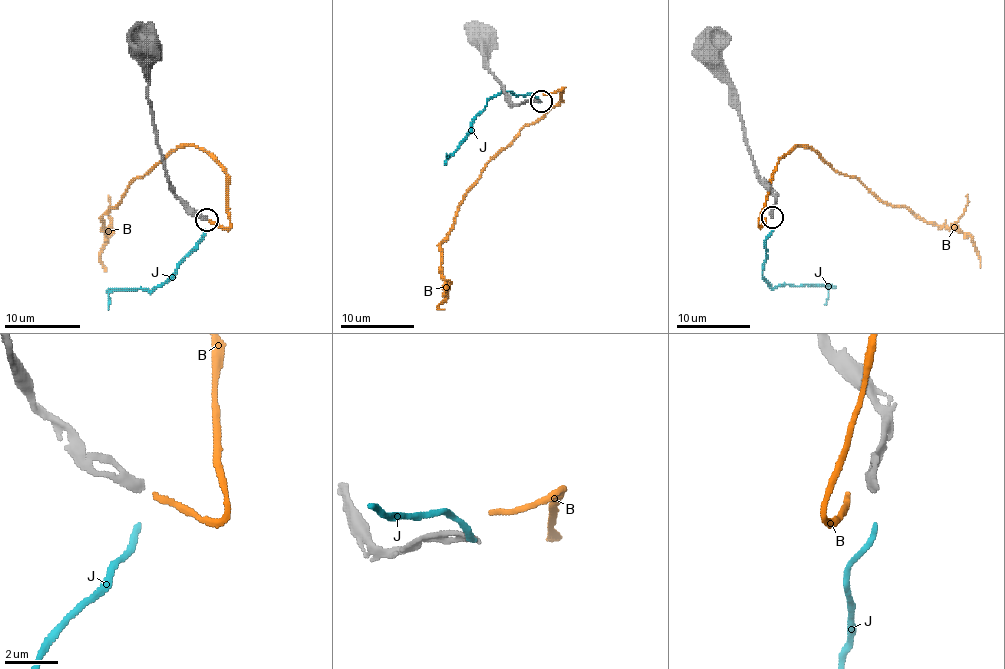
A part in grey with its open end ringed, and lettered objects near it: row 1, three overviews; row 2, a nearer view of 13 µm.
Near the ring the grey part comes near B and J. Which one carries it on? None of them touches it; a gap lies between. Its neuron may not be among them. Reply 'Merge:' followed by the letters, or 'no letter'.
Merge: no letter

